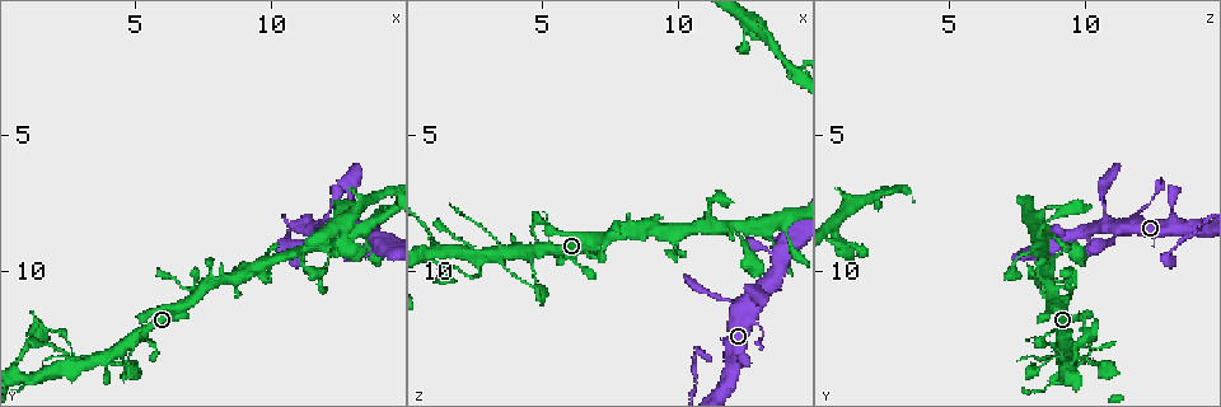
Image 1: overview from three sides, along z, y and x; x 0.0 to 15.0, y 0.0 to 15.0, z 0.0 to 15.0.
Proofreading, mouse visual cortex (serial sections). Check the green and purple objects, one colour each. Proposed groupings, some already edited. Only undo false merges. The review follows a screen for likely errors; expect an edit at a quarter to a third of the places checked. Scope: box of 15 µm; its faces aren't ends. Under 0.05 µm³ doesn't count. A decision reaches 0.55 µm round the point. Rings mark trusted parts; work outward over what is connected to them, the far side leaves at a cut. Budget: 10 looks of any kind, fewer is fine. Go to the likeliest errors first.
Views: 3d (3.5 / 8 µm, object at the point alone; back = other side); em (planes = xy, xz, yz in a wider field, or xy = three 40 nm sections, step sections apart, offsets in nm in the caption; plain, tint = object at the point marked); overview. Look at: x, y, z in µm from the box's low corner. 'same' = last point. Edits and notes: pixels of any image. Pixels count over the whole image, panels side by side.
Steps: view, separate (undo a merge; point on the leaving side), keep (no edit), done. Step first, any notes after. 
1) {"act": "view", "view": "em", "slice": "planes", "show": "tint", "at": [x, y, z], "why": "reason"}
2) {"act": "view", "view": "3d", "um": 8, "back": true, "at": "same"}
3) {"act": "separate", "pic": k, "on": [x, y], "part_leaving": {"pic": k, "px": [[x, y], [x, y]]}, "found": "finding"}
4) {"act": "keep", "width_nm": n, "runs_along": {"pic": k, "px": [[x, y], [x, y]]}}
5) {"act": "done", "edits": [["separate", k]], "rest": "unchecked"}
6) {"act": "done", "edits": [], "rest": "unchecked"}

{"act": "view", "view": "3d", "um": 8, "at": [1.2, 13.9, 9.2], "why": "small branch off a trunk"}

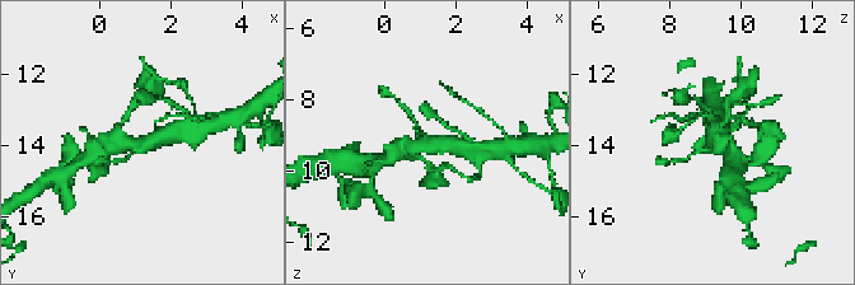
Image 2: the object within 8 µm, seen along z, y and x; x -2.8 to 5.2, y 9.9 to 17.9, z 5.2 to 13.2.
{"act": "view", "view": "em", "slice": "xy", "step": 5, "show": "tint", "at": [1.3, 14.1, 9.2], "arms": 3, "arm_widths_nm": [100, 500, 500], "why": "now the EM"}

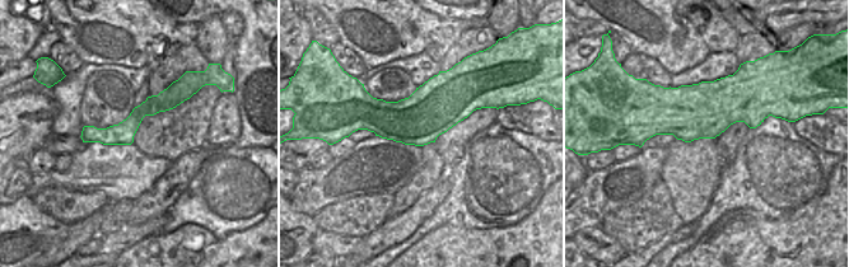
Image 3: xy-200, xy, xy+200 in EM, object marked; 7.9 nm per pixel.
{"act": "keep", "found": "continuous, no second cell"}

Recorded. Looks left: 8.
{"act": "view", "view": "3d", "um": 3.5, "at": [9.9, 9.7, 8.6], "why": "narrows sharply"}

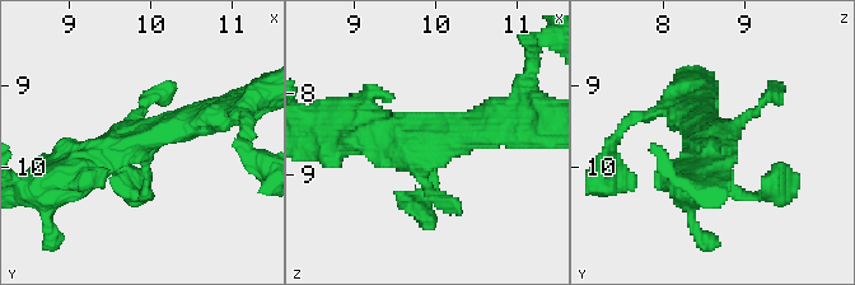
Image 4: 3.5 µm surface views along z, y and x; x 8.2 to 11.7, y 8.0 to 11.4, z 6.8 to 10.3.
{"act": "view", "view": "em", "slice": "xy", "step": 1, "show": "tint", "at": [9.85, 9.65, 8.60]}

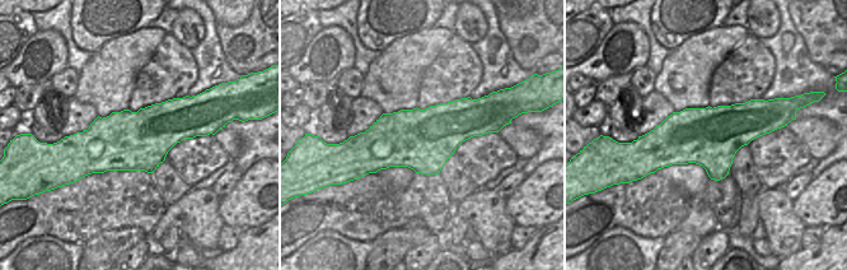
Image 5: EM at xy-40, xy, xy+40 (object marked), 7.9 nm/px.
{"act": "view", "view": "em", "slice": "xy", "step": 2, "show": "tint", "at": "same", "why": "another direction"}

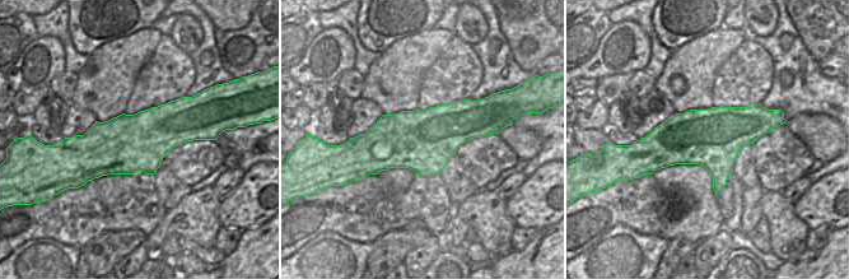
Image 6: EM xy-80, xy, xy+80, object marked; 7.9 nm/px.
{"act": "keep", "runs_along": {"pic": 4, "px": [[69, 174], [116, 144], [218, 112]]}, "found": "continuous, no second cell"}

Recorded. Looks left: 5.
{"act": "view", "view": "3d", "um": 3.5, "at": [7.0, 10.6, 9.4], "why": "abrupt turn"}

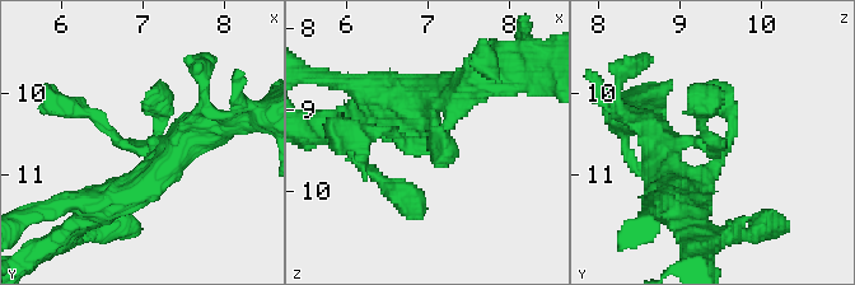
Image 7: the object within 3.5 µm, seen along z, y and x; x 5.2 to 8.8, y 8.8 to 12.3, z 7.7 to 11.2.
{"act": "view", "view": "em", "slice": "xy", "step": 5, "show": "tint", "at": [6.90, 10.65, 9.45]}

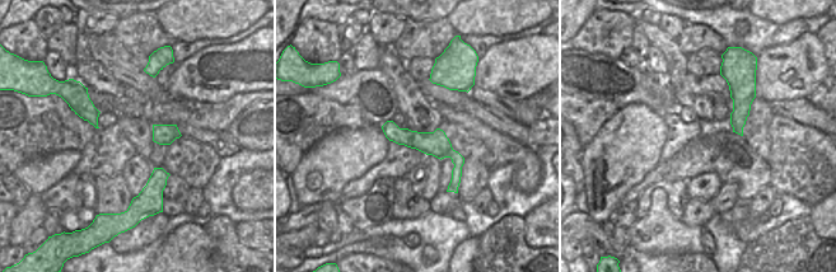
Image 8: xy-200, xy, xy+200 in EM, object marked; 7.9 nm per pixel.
{"act": "view", "view": "em", "slice": "xy", "step": 2, "show": "tint", "at": "same", "why": "cut it another way"}

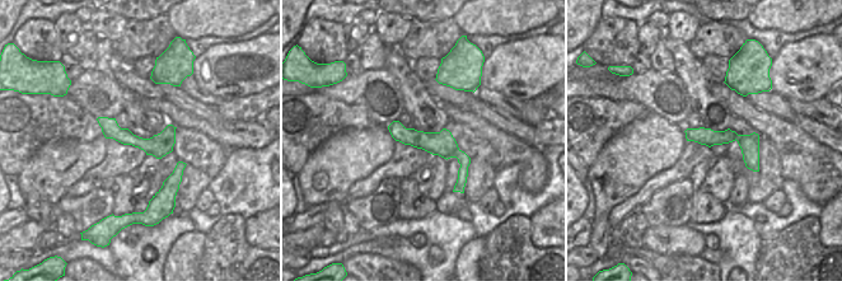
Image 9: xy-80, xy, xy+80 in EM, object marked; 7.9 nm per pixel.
{"act": "keep", "found": "all the same cell"}

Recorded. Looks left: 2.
{"act": "view", "view": "3d", "um": 3.5, "at": [13.9, 9.1, 8.8], "why": "sharp bend"}

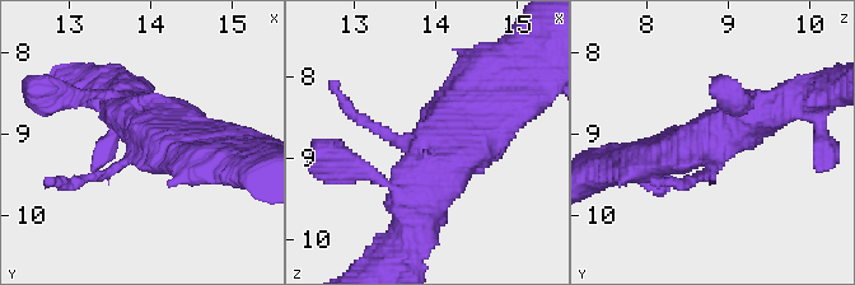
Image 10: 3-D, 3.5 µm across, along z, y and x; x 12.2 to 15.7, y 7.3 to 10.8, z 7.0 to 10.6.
{"act": "view", "view": "em", "slice": "xy", "step": 5, "show": "tint", "at": [13.90, 9.15, 8.80]}

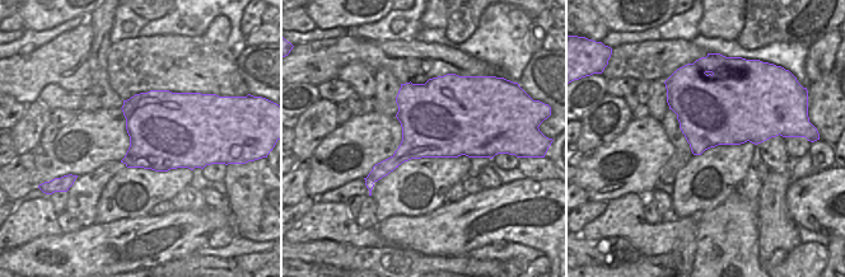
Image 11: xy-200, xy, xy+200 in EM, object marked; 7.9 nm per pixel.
{"act": "keep", "runs_along": {"pic": 10, "px": [[775, 107], [687, 185]]}, "found": "all the same cell"}

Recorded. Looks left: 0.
{"act": "done", "edits": [], "rest": "unchecked"}

